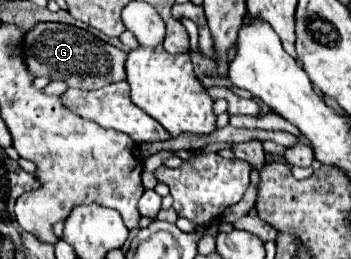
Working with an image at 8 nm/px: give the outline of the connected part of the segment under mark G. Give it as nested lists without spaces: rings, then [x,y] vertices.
[[[37,23],[25,37],[25,55],[29,71],[39,77],[51,77],[53,81],[65,81],[77,89],[101,89],[109,83],[123,81],[127,53],[97,39],[93,33],[61,25],[61,23]]]

